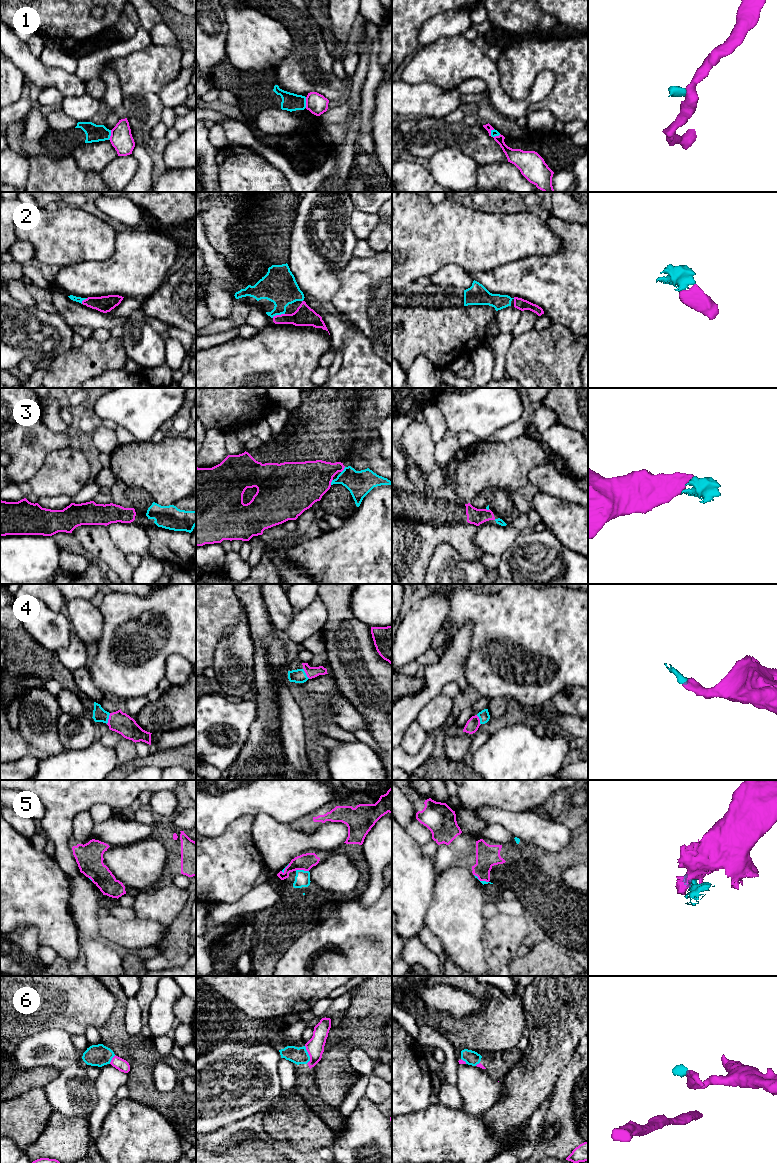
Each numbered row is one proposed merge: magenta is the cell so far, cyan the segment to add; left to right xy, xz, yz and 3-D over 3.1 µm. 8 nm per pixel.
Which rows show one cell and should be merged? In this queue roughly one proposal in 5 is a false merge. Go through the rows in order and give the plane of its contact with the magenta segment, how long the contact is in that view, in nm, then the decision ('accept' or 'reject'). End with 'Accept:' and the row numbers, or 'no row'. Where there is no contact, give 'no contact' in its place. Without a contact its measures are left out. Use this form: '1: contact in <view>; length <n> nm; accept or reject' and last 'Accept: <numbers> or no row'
1: contact in xz; length 90 nm; reject
2: contact in xz; length 110 nm; accept
3: contact in xz; length 60 nm; accept
4: contact in xy; length 90 nm; accept
5: contact in xz; length 110 nm; accept
6: contact in xz; length 150 nm; reject
Accept: 2, 3, 4, 5

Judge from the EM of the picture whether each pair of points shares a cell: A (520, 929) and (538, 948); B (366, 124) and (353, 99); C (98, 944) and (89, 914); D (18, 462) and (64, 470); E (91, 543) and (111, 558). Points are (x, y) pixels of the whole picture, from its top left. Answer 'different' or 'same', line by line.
A: different
B: different
C: same
D: different
E: same

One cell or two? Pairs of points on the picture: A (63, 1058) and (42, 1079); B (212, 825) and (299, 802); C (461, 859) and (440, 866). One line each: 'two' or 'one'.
A: two
B: one
C: one

